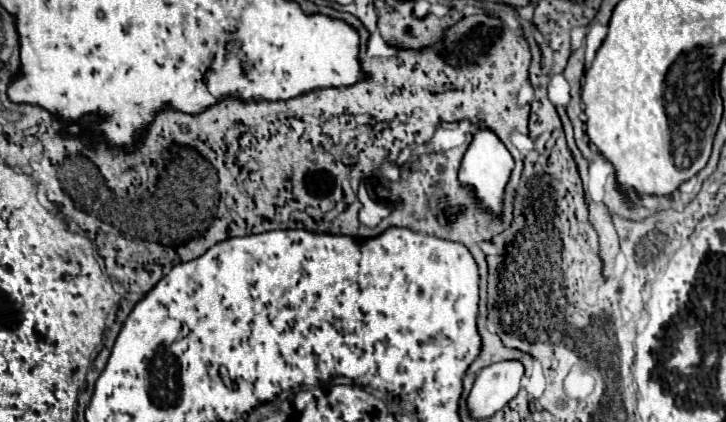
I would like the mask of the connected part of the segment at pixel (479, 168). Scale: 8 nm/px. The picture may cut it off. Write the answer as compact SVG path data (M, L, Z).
M476 127L472 141L464 153L464 159L460 163L458 181L462 187L470 189L470 195L474 197L478 209L484 209L494 219L502 219L502 203L504 203L504 189L510 181L510 173L514 169L514 159L506 145L500 141L500 137L488 129L488 127Z

